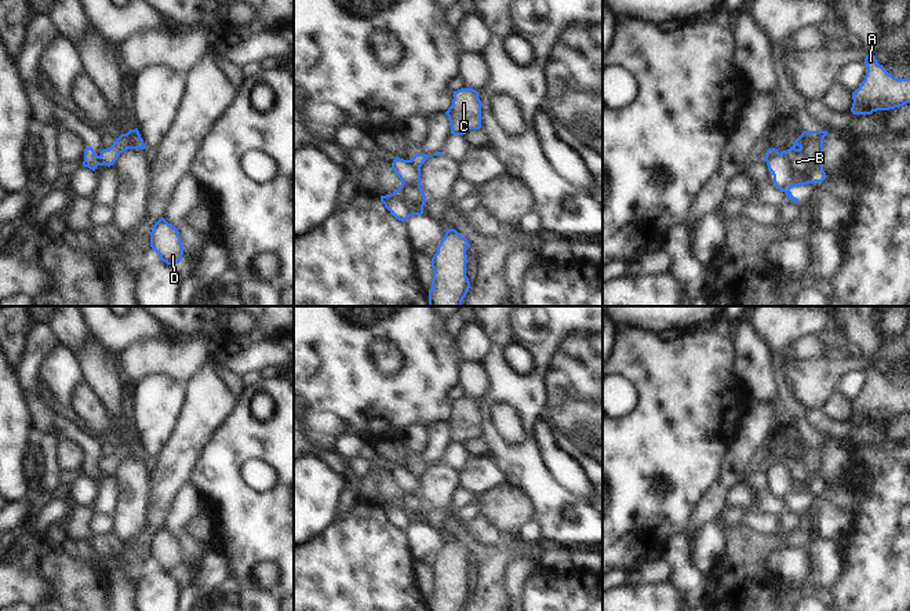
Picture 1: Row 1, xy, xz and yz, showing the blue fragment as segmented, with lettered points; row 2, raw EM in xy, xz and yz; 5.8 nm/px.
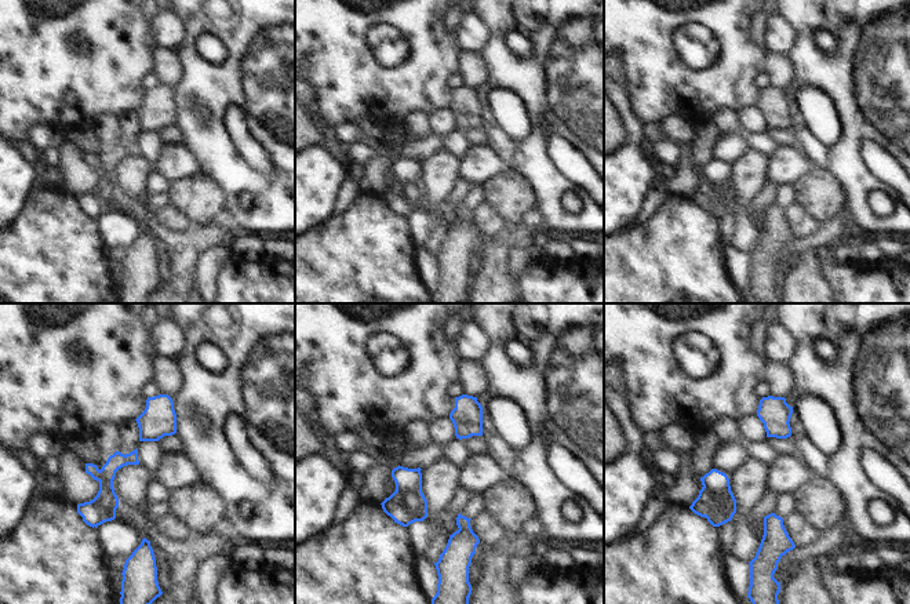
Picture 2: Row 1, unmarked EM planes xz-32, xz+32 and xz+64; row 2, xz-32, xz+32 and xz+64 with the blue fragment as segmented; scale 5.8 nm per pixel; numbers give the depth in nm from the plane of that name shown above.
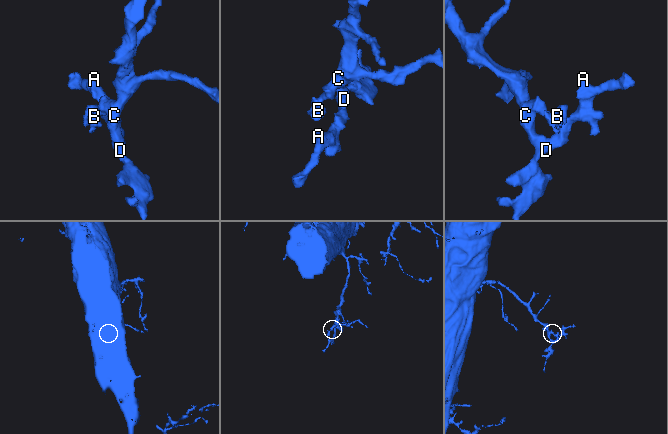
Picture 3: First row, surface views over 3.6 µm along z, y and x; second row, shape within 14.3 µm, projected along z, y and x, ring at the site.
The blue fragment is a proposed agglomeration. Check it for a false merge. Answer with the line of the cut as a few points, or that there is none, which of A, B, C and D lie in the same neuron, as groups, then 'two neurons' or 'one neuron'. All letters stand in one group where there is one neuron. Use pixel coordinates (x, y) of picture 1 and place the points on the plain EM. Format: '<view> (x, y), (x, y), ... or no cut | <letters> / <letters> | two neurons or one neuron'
xz (408, 469), (419, 480) | A C D / B | two neurons

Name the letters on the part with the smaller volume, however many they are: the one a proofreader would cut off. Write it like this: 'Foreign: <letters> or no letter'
Foreign: B

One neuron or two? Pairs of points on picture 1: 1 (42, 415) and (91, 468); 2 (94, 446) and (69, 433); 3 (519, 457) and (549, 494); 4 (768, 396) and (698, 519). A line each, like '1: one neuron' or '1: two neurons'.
1: one neuron
2: one neuron
3: one neuron
4: two neurons

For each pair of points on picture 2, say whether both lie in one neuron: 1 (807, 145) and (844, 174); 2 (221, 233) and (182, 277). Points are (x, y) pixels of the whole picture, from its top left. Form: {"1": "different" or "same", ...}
{"1": "same", "2": "same"}

